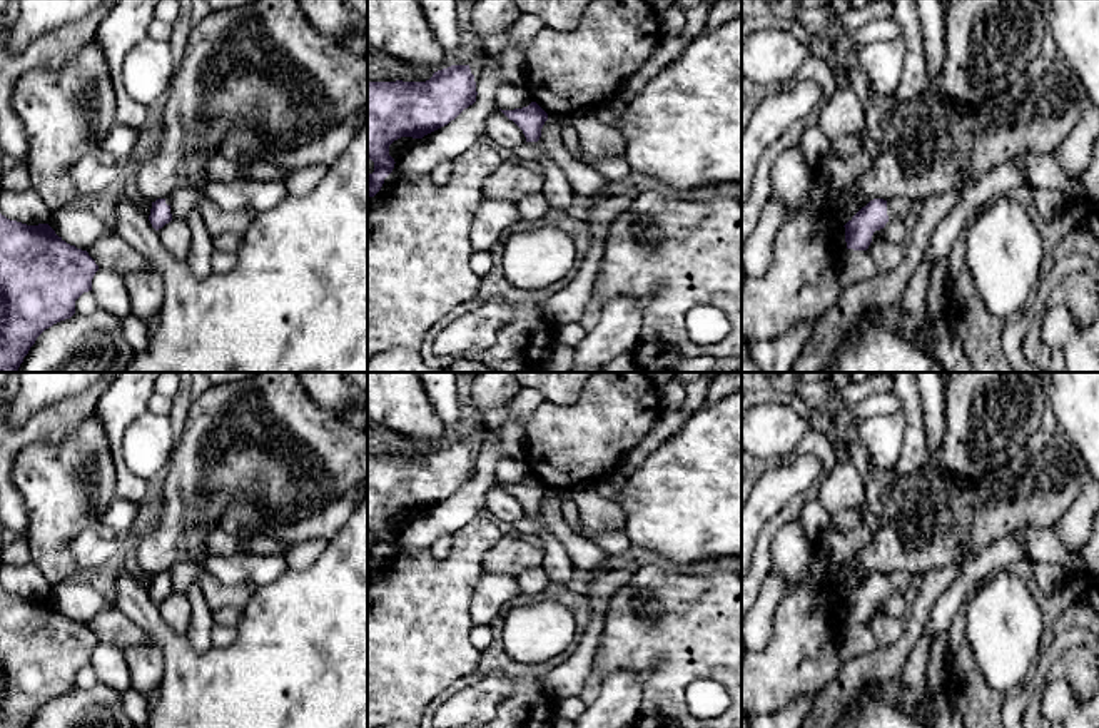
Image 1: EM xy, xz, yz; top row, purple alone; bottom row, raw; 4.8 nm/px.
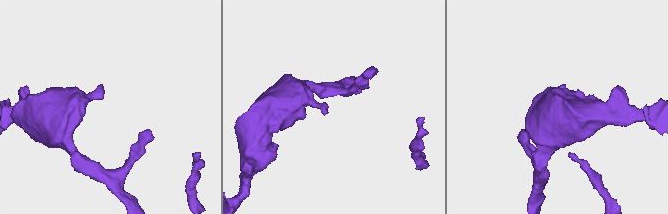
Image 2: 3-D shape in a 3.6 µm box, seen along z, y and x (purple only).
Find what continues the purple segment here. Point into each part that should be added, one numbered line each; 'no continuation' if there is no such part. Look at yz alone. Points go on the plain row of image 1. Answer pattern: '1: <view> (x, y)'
1: yz (901, 581)

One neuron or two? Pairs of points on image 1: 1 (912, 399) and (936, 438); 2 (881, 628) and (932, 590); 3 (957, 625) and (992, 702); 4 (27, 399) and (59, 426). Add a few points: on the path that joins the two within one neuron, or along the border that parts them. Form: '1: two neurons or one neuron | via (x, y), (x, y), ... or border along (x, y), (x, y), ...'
1: two neurons | border along (917, 389), (927, 438), (924, 458)
2: two neurons | border along (904, 620), (901, 635), (891, 645), (879, 648)
3: one neuron | via (957, 643), (962, 668), (974, 683)
4: two neurons | border along (54, 403), (40, 408), (17, 429)

